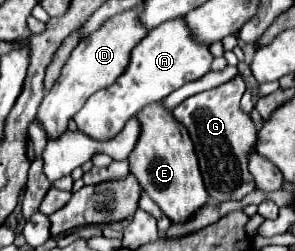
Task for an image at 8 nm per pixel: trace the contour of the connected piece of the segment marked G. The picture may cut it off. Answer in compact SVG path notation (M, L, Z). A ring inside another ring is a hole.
M237 74L233 80L213 90L187 98L173 110L175 120L189 130L205 186L209 190L209 196L217 202L243 200L249 192L255 190L247 162L249 162L249 148L253 148L257 142L257 128L253 118L241 108L243 92L245 92L245 80L241 74Z

